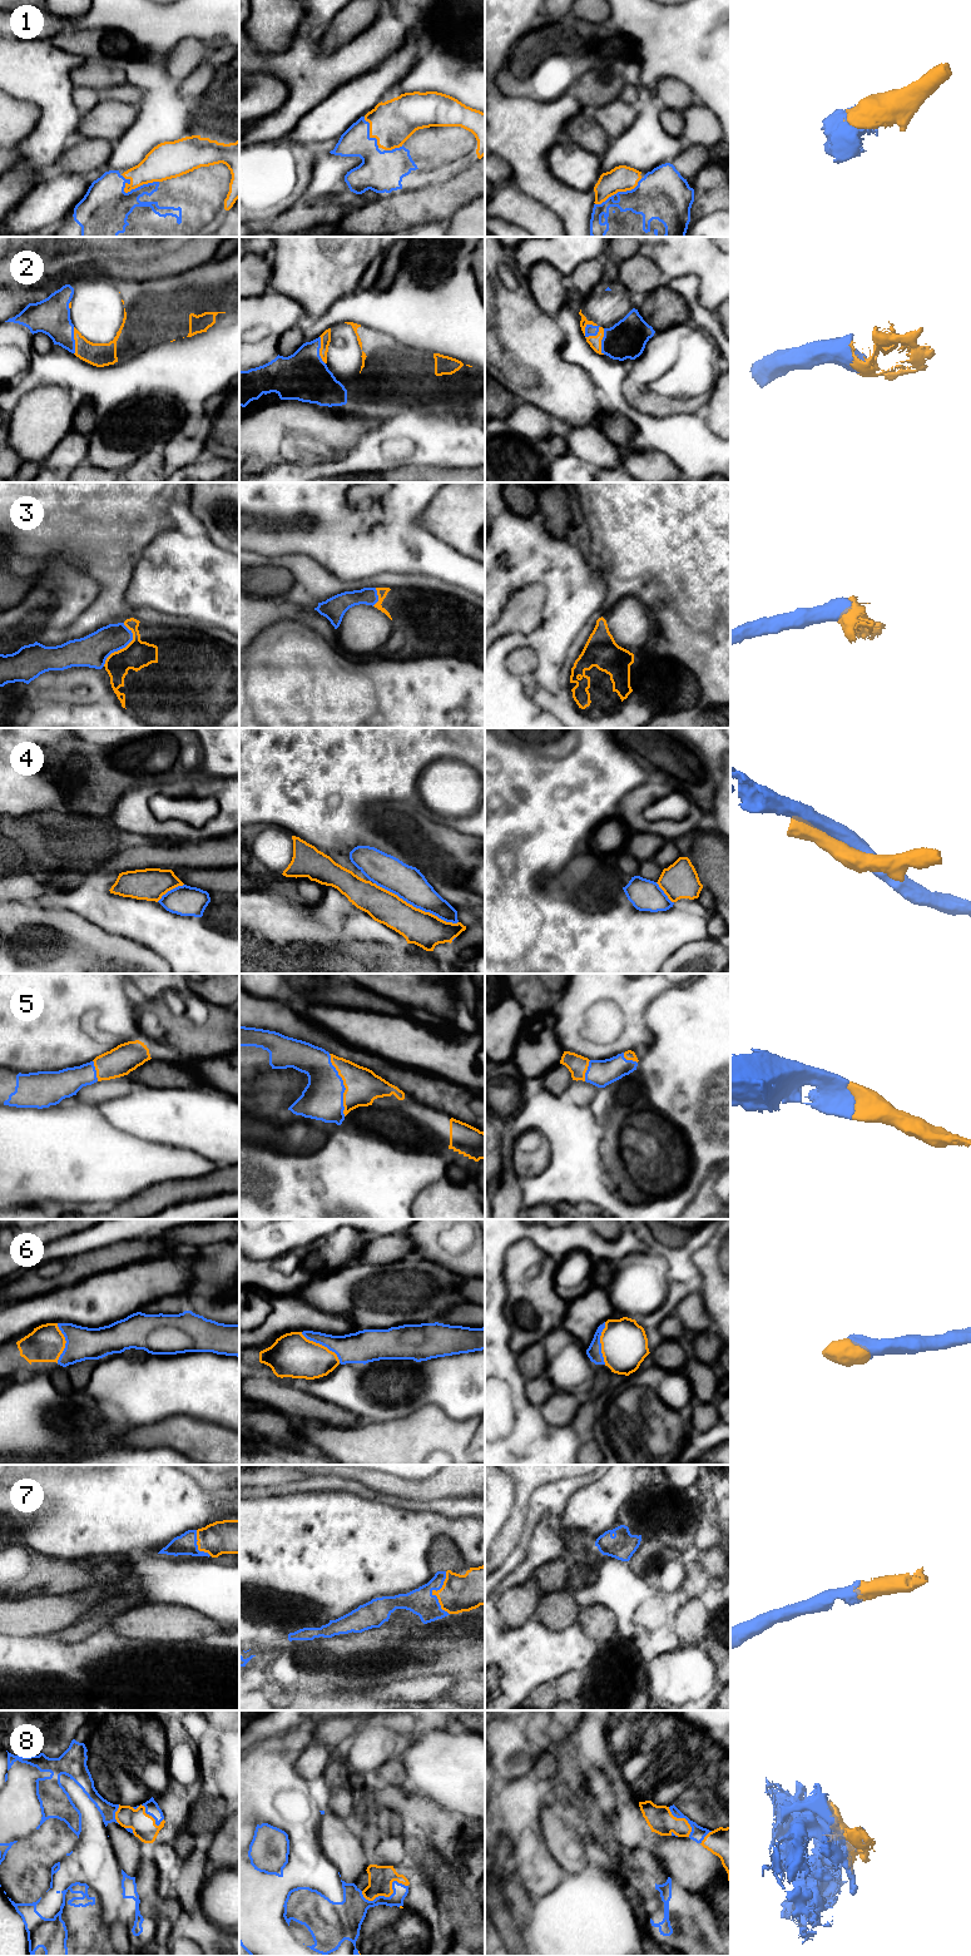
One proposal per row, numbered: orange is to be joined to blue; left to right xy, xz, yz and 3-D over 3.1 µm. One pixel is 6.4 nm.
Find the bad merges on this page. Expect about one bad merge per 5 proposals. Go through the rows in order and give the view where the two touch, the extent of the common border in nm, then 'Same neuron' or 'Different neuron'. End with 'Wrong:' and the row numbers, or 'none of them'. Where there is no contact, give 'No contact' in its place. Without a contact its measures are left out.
1: Touches blue in xy. Shared border 240 nm. Same neuron
2: Touches blue in yz. Shared border 120 nm. Same neuron
3: Touches blue in xy. Shared border 320 nm. Same neuron
4: Touches blue in xz. Shared border 600 nm. Different neuron
5: Touches blue in xz. Shared border 420 nm. Same neuron
6: Touches blue in xz. Shared border 320 nm. Same neuron
7: Touches blue in xz. Shared border 280 nm. Same neuron
8: Touches blue in xz. Shared border 300 nm. Different neuron
Wrong: 4, 8

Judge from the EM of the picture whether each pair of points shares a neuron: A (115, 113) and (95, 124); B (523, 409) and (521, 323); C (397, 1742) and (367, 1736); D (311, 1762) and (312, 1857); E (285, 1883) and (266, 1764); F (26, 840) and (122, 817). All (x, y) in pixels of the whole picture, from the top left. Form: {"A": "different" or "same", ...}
{"A": "same", "B": "different", "C": "same", "D": "different", "E": "same", "F": "different"}

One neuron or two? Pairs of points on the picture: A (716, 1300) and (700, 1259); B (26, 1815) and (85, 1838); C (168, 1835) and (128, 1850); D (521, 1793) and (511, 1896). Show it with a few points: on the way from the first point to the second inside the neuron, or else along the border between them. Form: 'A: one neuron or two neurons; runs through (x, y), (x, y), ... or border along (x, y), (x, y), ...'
A: one neuron; runs through (716, 1290), (709, 1269)
B: one neuron; runs through (41, 1815), (58, 1815), (73, 1830)
C: two neurons; border along (133, 1835), (144, 1842)
D: two neurons; border along (513, 1871), (516, 1881), (531, 1900)

